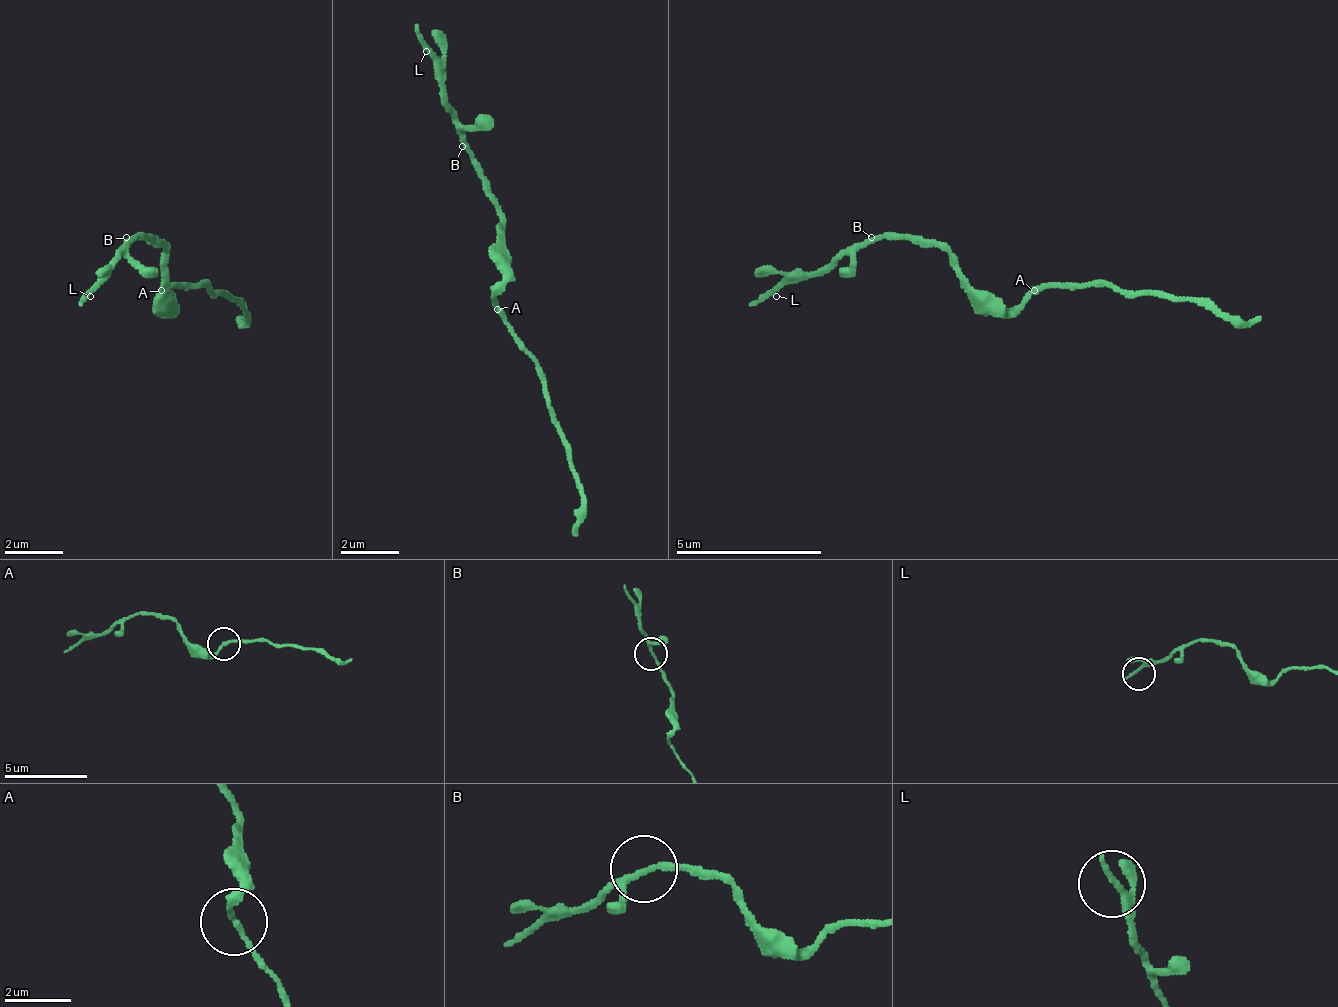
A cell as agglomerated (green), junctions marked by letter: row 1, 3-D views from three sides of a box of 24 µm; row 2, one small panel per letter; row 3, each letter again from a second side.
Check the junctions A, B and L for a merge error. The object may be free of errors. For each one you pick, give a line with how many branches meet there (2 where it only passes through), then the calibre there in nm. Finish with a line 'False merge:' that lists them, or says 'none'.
False merge: none

